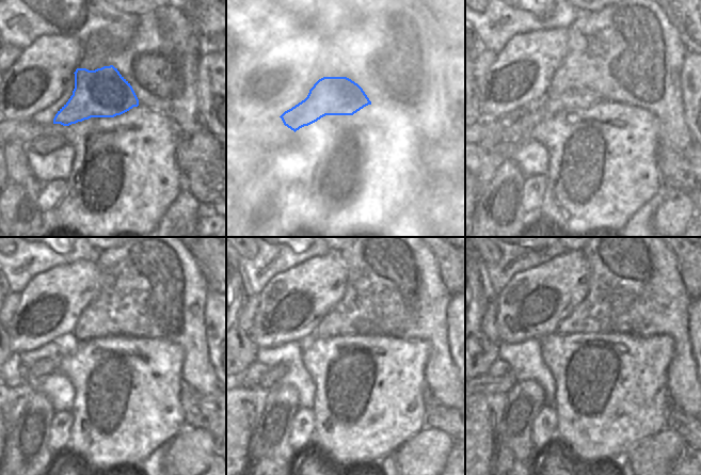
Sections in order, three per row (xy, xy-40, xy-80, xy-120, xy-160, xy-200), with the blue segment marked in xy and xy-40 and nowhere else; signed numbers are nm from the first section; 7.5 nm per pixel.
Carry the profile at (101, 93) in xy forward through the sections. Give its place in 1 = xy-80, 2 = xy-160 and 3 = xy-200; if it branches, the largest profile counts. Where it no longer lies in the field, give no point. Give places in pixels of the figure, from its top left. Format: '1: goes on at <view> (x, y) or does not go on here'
1: goes on at xy-80 (520, 131)
2: goes on at xy-160 (274, 375)
3: goes on at xy-200 (487, 385)

